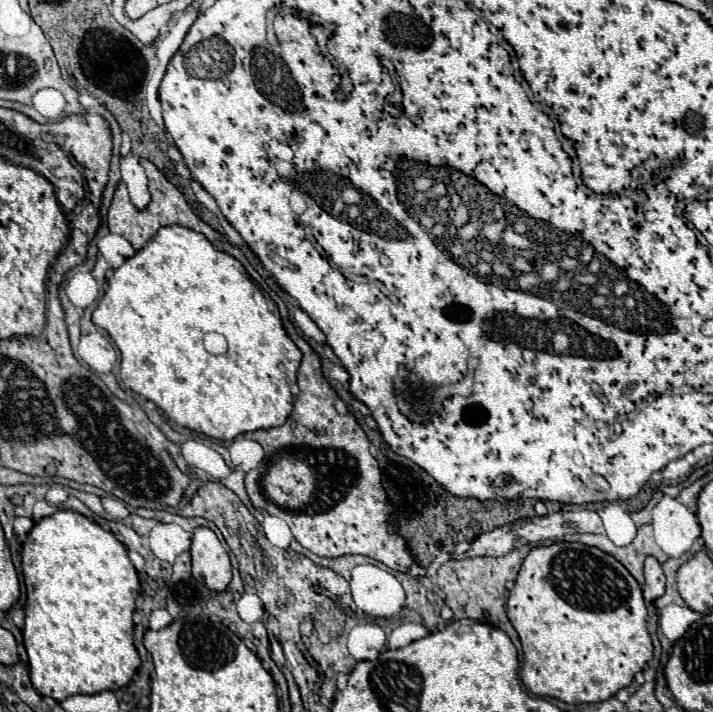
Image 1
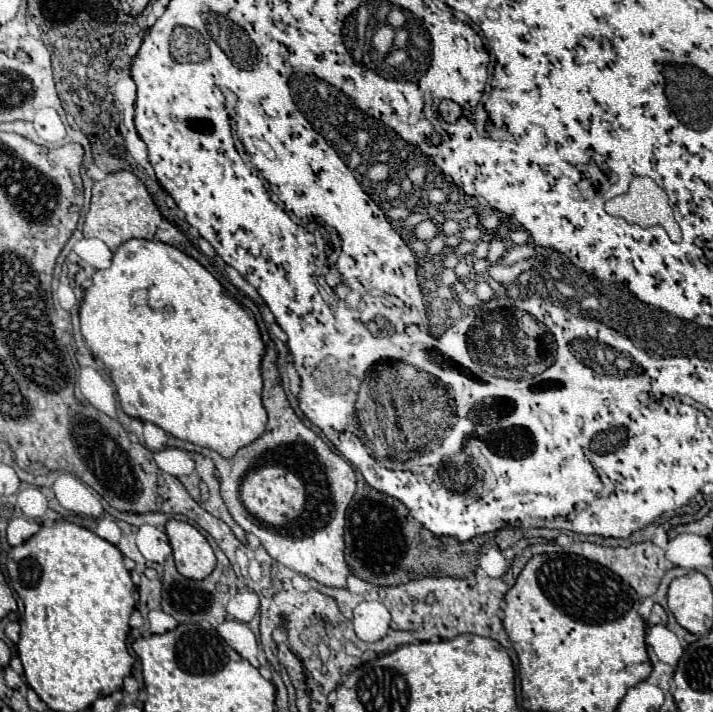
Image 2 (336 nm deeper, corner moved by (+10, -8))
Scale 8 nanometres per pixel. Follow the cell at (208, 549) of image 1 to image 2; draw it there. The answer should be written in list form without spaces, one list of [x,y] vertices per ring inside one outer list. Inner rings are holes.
[[[168,520],[166,536],[172,546],[176,570],[192,580],[204,580],[216,566],[208,540],[188,522]]]

